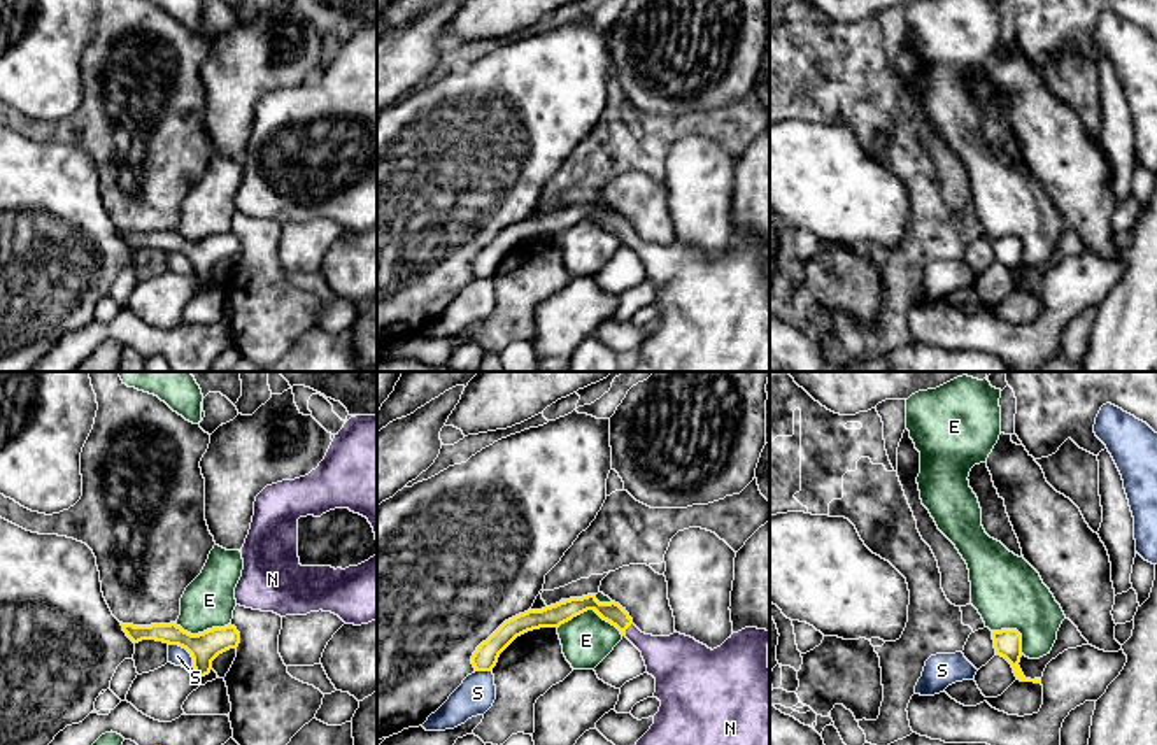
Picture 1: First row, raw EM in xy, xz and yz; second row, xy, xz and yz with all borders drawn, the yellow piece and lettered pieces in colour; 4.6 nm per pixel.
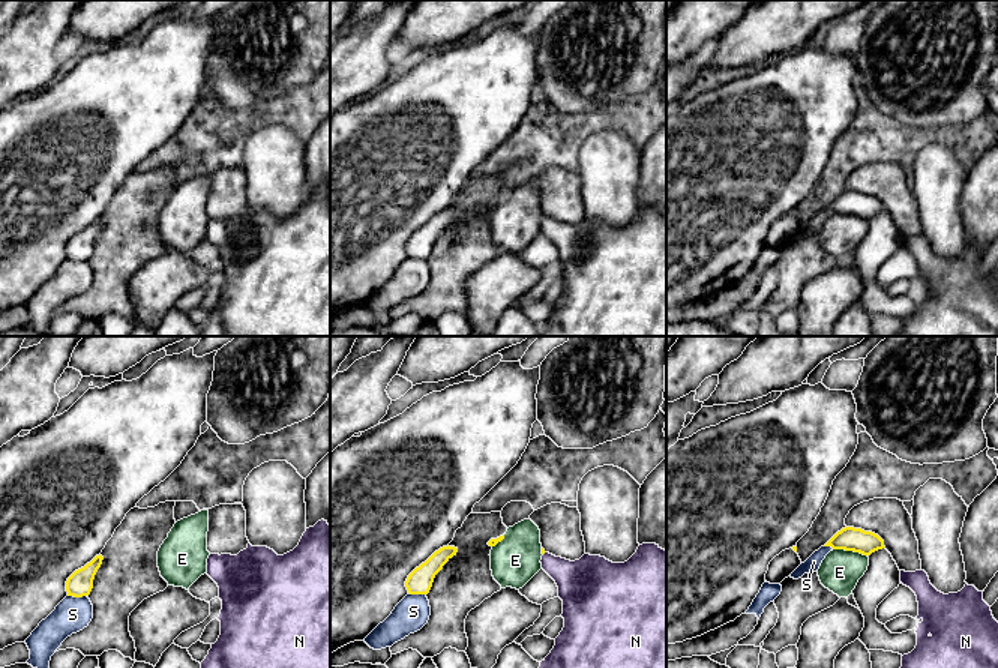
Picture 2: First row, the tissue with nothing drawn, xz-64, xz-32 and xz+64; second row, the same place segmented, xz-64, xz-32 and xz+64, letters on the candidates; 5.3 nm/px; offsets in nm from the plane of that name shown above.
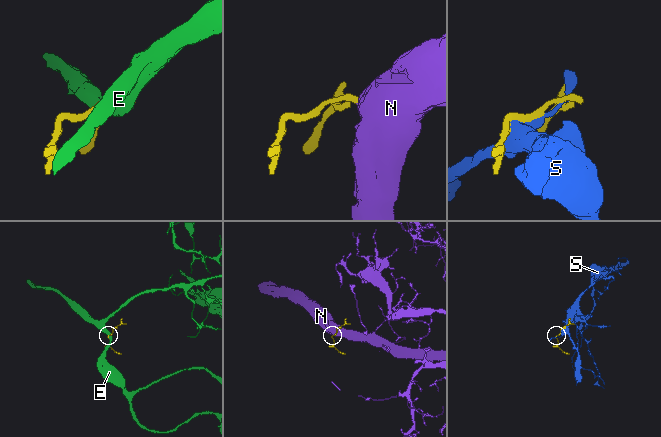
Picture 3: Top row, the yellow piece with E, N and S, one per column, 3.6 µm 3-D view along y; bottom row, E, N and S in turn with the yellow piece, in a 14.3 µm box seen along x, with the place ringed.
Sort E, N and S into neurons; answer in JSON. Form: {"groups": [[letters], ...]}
{"groups": [["E"], ["N"], ["S"]]}

